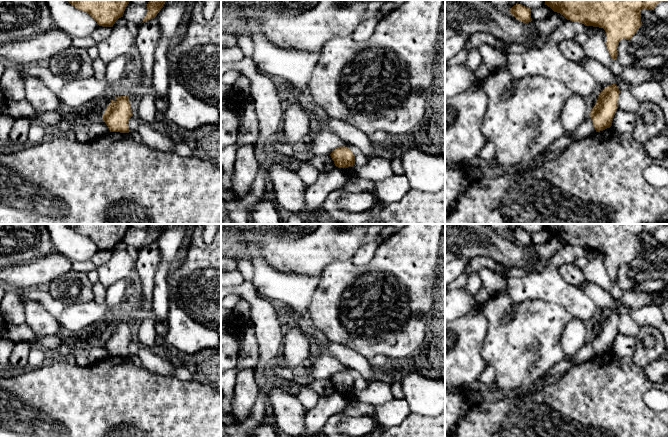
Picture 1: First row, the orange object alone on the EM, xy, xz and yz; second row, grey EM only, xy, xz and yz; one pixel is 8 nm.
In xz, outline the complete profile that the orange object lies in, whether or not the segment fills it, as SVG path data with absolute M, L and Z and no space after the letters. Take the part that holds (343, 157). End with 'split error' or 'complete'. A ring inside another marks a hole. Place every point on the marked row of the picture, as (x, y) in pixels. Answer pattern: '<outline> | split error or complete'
M340 147L335 149L330 154L334 164L338 168L348 168L355 165L355 156L353 152L347 147Z | complete

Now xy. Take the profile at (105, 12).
M67 0L76 9L88 13L99 26L113 27L123 17L129 0Z | complete

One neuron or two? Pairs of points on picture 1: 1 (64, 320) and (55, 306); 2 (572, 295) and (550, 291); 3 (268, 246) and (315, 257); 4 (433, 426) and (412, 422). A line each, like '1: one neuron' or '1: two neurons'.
1: two neurons
2: one neuron
3: one neuron
4: one neuron

